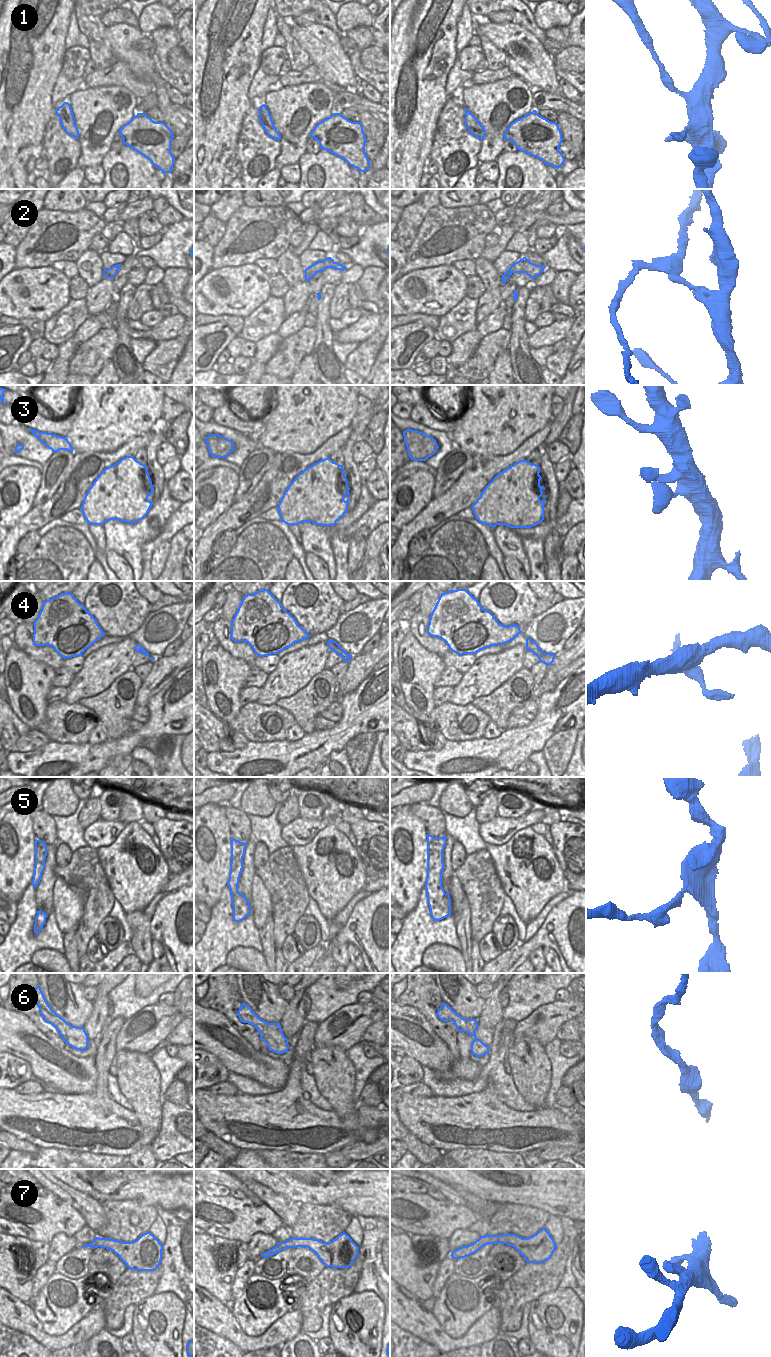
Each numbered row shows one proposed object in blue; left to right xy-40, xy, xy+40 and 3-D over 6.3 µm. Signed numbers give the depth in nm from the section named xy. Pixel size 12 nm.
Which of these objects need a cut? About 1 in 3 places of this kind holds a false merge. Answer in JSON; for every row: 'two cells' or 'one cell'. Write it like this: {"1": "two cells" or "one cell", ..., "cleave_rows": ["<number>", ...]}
{"1": "two cells", "2": "two cells", "3": "one cell", "4": "one cell", "5": "two cells", "6": "one cell", "7": "one cell", "cleave_rows": ["1", "2", "5"]}

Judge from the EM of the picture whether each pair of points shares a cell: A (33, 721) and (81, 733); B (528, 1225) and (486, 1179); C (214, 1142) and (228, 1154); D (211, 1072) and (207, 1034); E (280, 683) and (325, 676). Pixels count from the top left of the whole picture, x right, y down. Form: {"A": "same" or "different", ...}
{"A": "different", "B": "different", "C": "same", "D": "different", "E": "different"}

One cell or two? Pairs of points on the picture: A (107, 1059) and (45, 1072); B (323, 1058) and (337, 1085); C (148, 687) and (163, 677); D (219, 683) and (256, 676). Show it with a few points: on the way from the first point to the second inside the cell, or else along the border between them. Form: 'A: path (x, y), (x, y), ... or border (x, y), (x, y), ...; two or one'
A: border (96, 1055), (95, 1086); two
B: path (328, 1065), (332, 1069), (335, 1078); one
C: path (152, 684), (159, 677); one
D: border (251, 667), (243, 687); two

